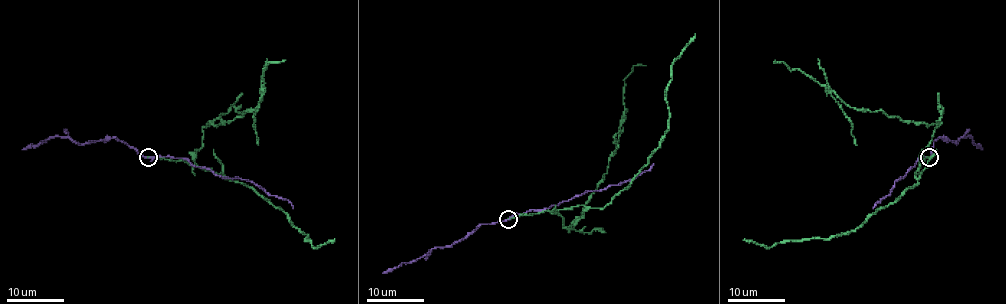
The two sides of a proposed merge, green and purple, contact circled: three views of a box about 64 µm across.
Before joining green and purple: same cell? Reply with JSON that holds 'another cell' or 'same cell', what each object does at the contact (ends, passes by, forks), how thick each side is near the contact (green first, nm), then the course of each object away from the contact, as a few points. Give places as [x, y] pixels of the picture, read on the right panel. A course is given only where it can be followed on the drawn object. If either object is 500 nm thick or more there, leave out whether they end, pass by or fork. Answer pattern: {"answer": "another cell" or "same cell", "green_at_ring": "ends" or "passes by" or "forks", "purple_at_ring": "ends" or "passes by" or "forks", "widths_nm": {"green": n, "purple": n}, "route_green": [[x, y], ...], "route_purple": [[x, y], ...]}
{"answer": "another cell", "green_at_ring": "ends", "purple_at_ring": "passes by", "widths_nm": {"green": 200, "purple": 150}, "route_green": [[929, 158], [920, 162], [917, 182], [855, 230], [765, 247], [743, 240]], "route_purple": [[929, 158], [919, 158], [914, 166], [897, 179], [889, 195], [873, 208]]}

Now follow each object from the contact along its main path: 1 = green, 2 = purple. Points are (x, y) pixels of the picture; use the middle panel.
1: (508, 219), (583, 205), (603, 208), (630, 183), (668, 129), (666, 87), (672, 78), (672, 64), (695, 34)
2: (508, 219), (516, 214), (545, 209), (584, 192), (620, 185), (647, 170), (653, 163)

